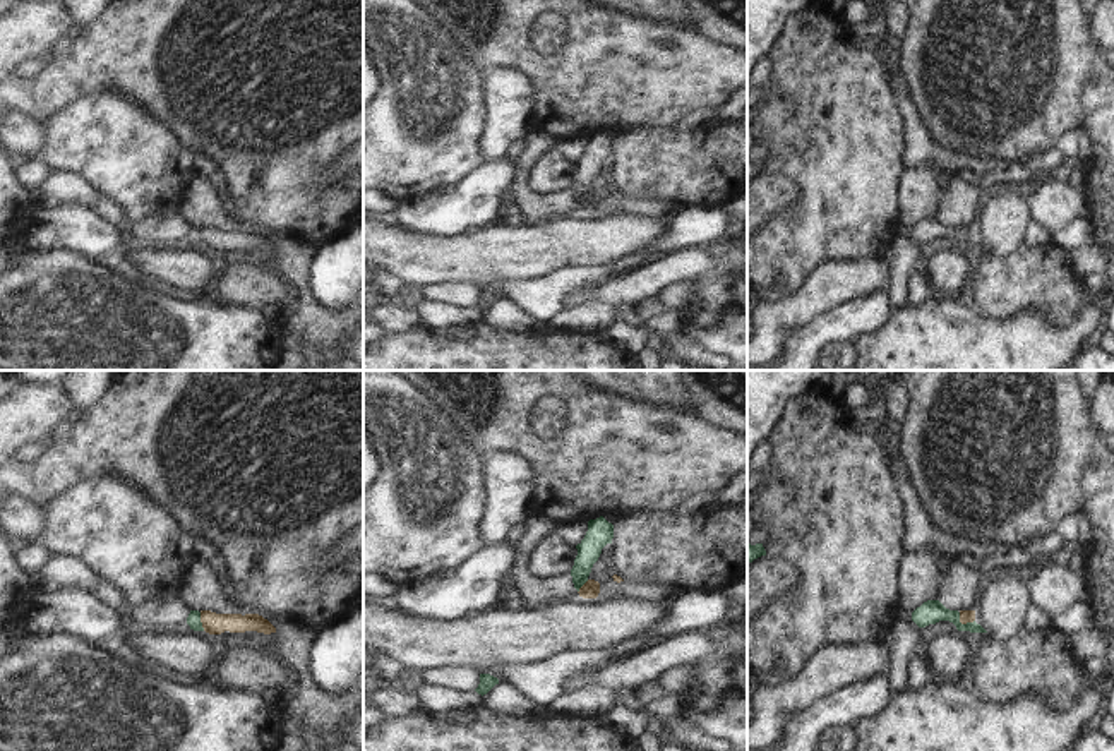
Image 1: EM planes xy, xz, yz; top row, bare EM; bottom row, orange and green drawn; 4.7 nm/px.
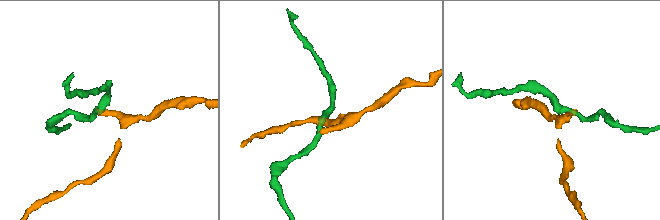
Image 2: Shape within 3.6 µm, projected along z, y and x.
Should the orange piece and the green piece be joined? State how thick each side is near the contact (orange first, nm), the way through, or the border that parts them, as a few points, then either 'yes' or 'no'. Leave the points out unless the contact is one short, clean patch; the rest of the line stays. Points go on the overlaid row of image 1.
calibres 60 and 110 nm; border yz (958, 612), (962, 623), (974, 621); no

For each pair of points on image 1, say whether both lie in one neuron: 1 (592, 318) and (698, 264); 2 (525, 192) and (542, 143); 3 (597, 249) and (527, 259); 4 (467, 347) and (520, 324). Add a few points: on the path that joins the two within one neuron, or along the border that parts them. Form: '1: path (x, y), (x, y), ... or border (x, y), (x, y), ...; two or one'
1: path (617, 292), (672, 268); one
2: path (523, 180), (530, 155); one
3: path (580, 249), (544, 249); one
4: border (480, 323), (497, 330), (525, 333), (542, 328); two

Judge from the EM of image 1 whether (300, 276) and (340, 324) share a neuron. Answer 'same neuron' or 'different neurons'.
same neuron

